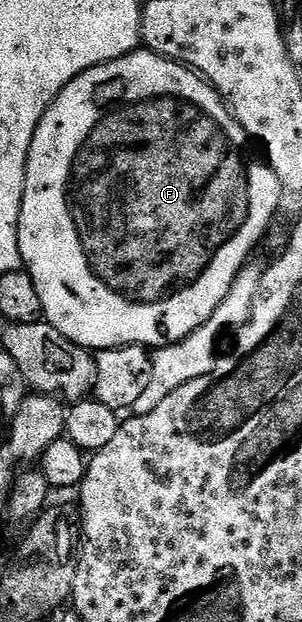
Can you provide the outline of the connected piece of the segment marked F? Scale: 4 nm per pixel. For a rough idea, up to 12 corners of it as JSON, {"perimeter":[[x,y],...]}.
{"perimeter":[[136,50],[29,146],[19,249],[88,350],[179,344],[285,196]]}

